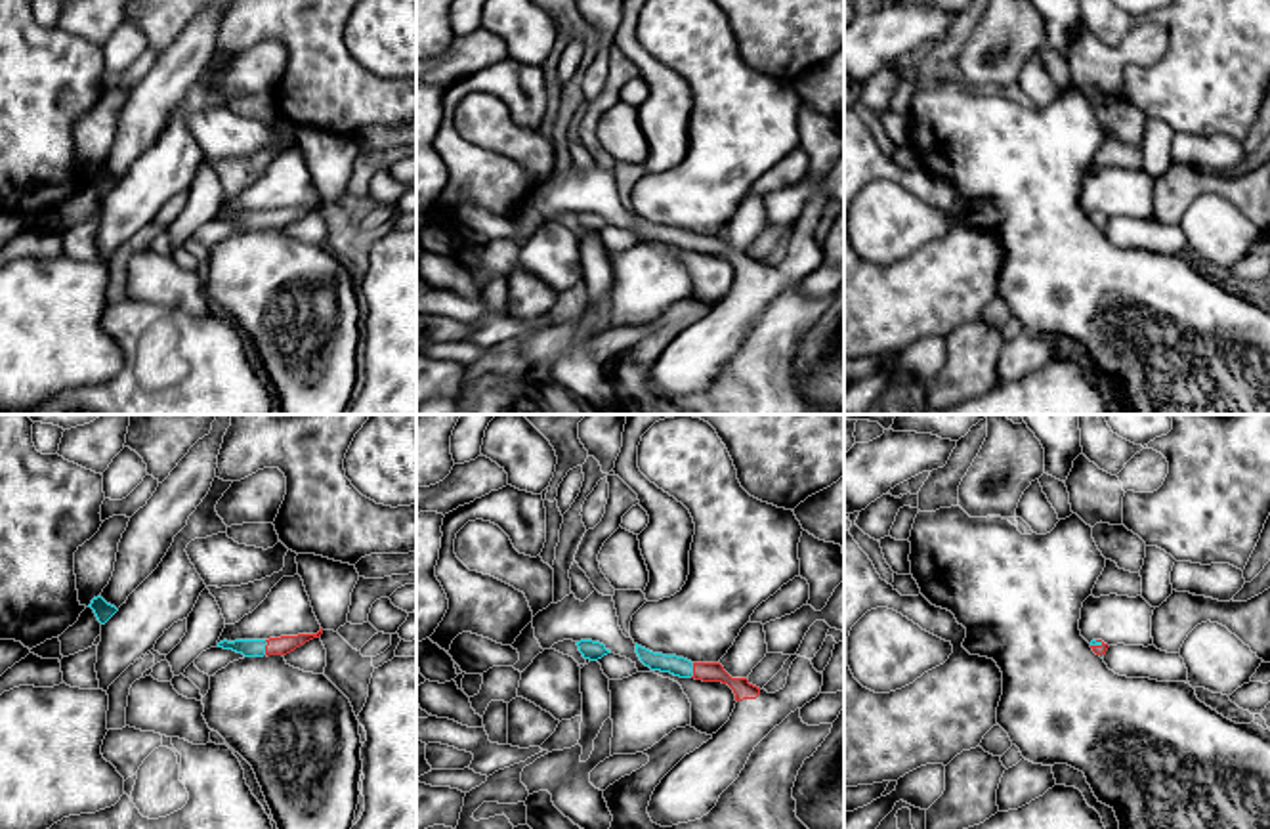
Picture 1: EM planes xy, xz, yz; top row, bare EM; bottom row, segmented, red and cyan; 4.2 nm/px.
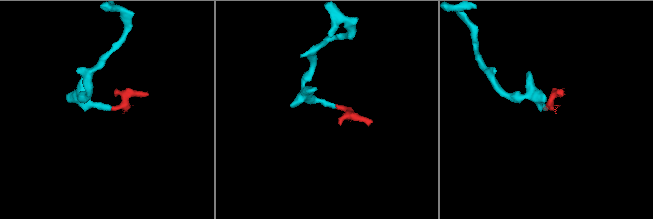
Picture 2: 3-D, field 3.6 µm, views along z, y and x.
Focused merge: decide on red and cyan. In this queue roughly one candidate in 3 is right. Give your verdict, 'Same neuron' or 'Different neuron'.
Same neuron

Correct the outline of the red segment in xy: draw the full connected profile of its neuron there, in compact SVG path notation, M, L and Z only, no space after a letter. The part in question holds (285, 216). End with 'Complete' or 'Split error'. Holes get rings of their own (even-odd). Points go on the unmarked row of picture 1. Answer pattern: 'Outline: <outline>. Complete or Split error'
Outline: M323 201L317 206L298 206L298 208L281 208L269 212L235 212L235 214L220 214L218 220L233 222L243 225L244 229L264 229L264 227L286 227L296 220L304 218L313 210L321 210Z. Split error

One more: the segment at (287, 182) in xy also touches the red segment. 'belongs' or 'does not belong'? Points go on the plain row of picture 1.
does not belong

